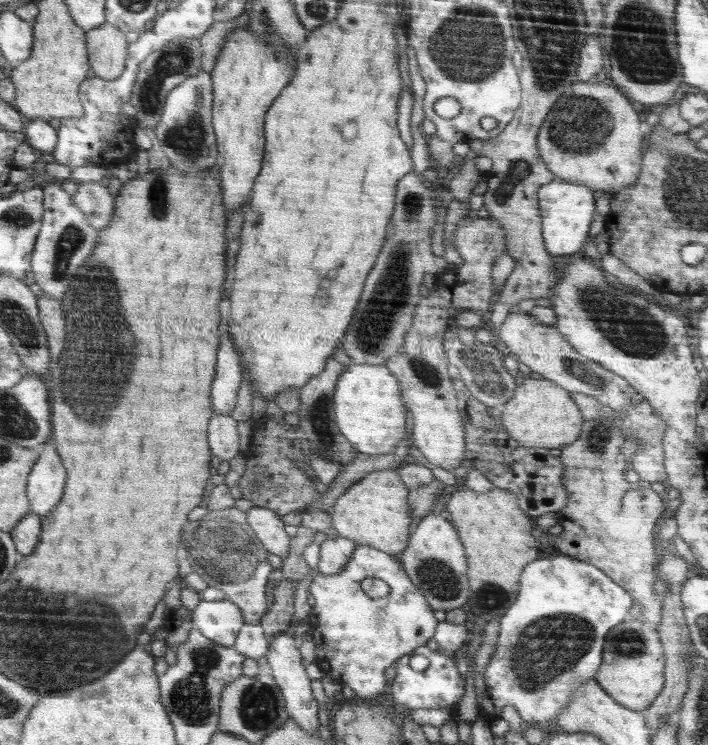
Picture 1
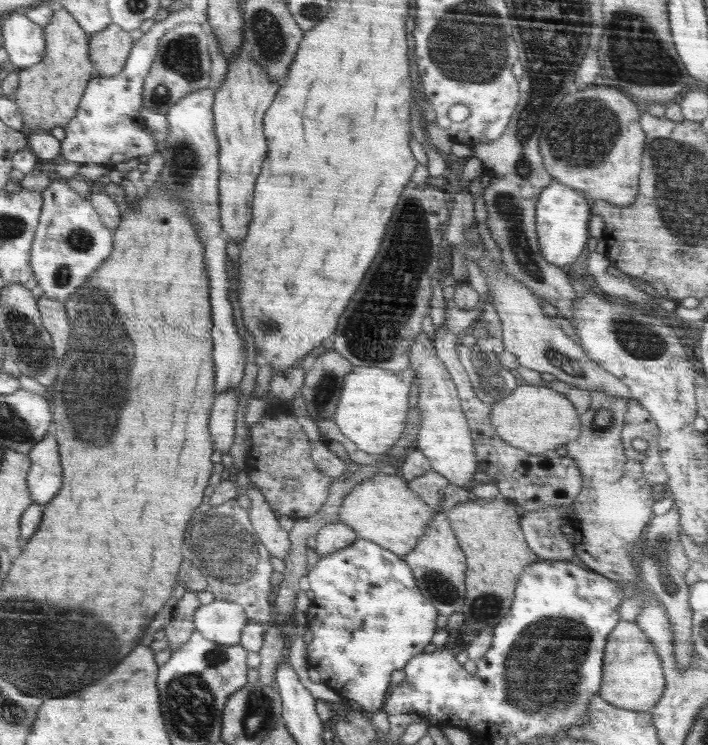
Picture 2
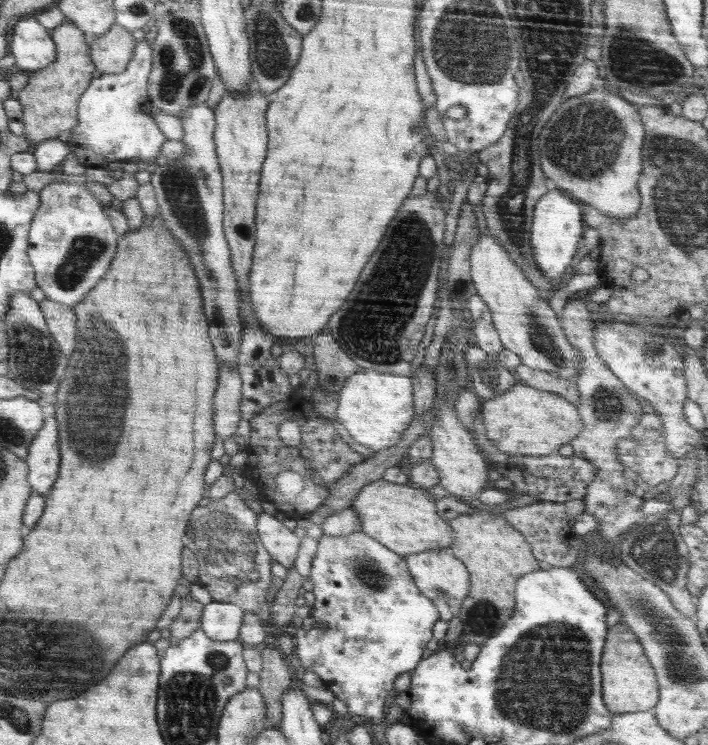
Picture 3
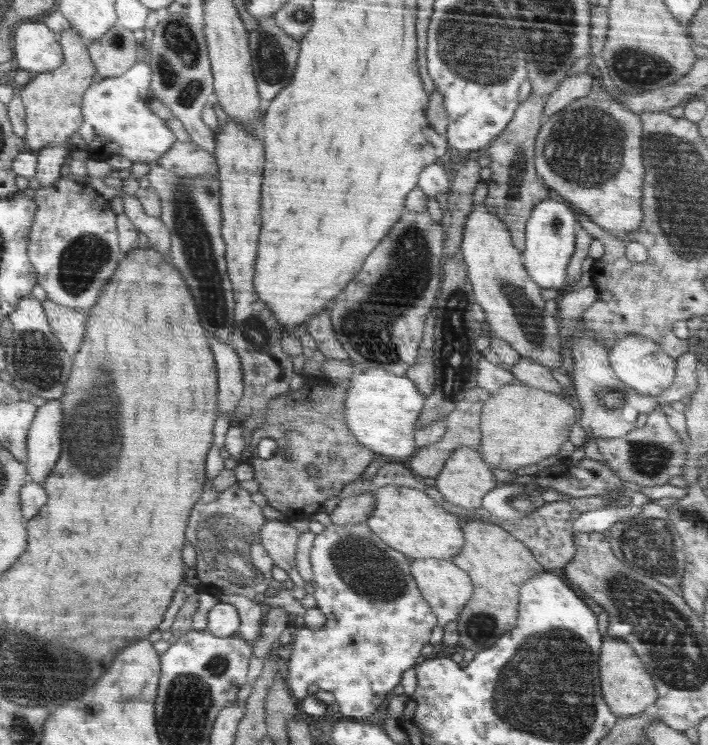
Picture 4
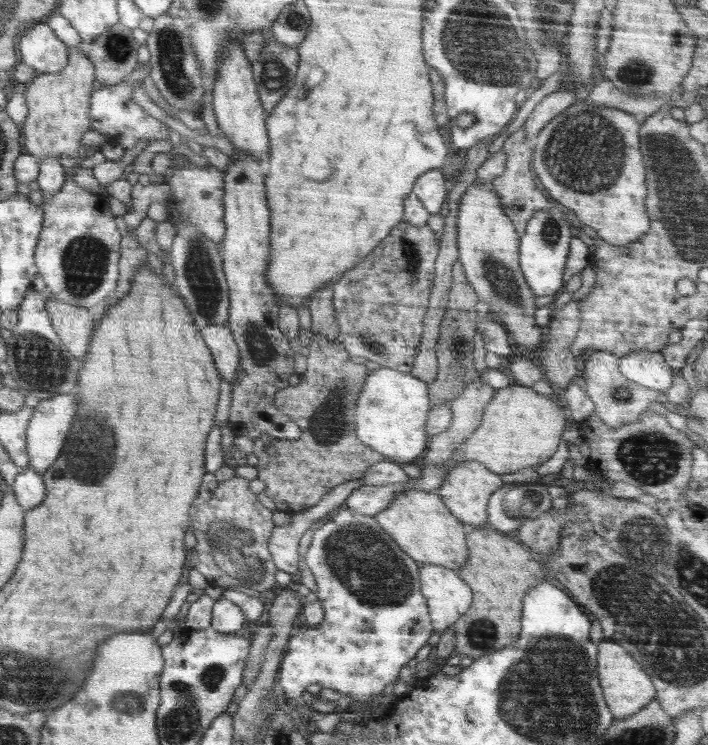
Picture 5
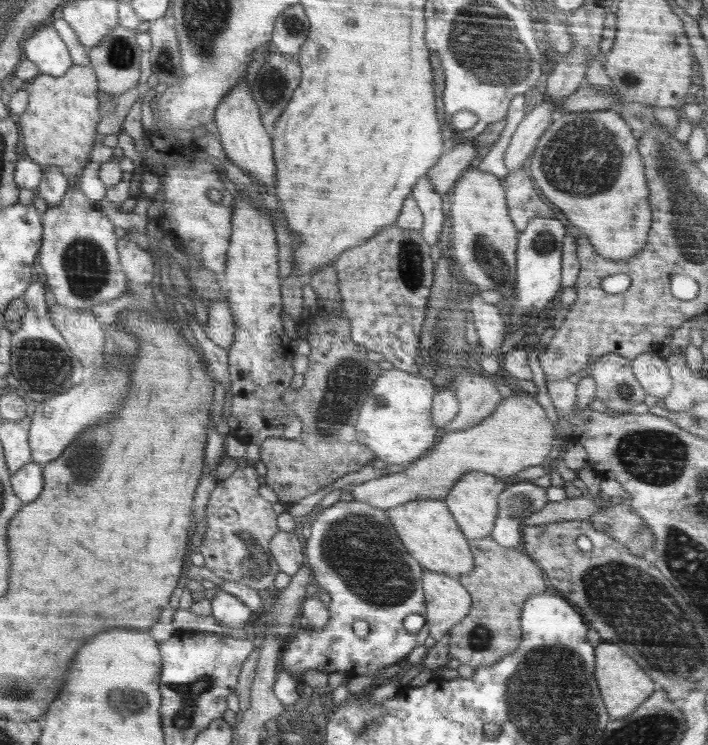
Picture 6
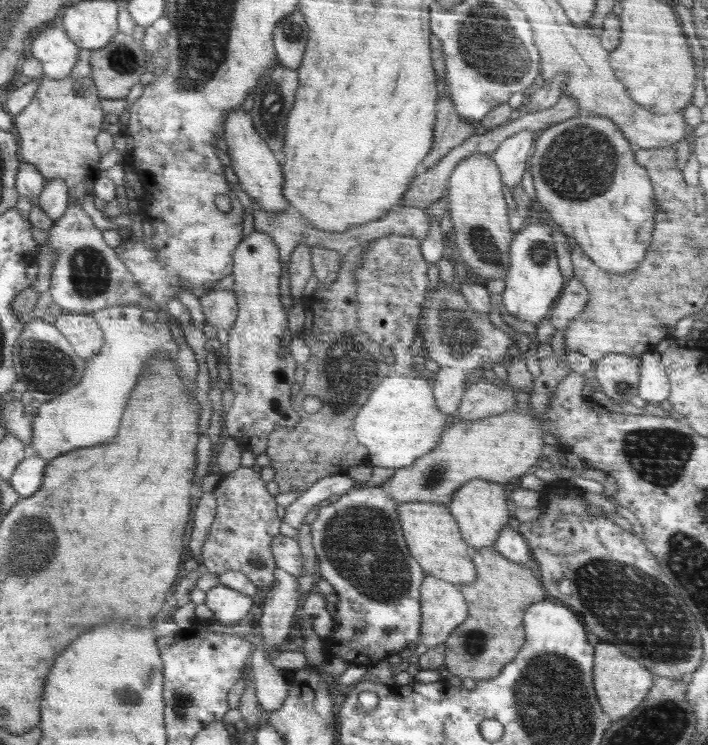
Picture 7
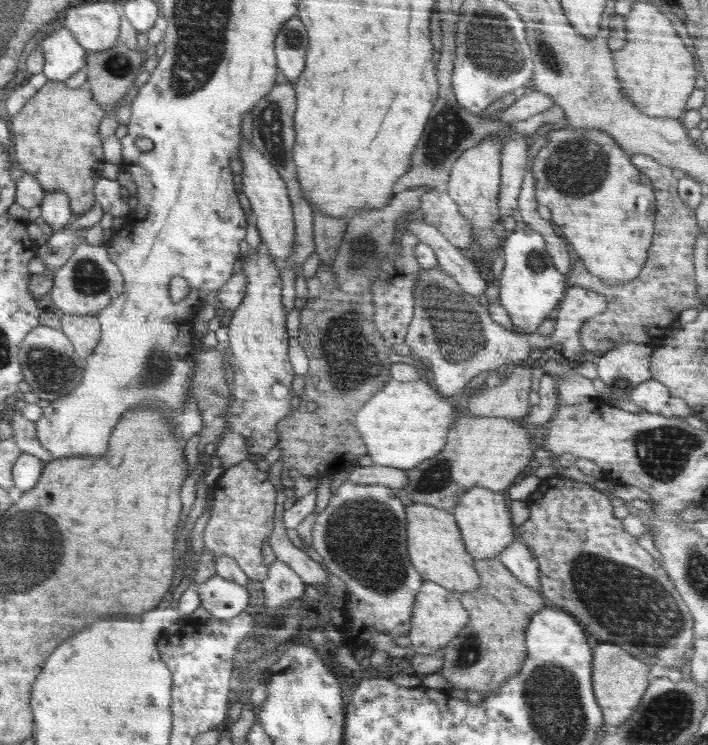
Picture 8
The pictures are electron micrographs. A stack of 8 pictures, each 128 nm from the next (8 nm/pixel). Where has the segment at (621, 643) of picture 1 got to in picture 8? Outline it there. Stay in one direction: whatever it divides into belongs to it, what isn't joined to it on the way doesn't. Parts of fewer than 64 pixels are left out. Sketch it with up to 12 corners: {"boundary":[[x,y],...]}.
{"boundary":[[614,644],[595,648],[596,699],[611,729],[647,695],[648,666]]}

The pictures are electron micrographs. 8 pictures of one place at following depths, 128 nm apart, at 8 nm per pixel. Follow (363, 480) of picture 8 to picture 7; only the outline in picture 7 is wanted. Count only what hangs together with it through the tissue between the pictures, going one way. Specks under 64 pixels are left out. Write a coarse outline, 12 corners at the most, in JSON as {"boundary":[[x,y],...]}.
{"boundary":[[347,474],[323,477],[285,508],[284,522],[300,527],[332,495],[361,485]]}

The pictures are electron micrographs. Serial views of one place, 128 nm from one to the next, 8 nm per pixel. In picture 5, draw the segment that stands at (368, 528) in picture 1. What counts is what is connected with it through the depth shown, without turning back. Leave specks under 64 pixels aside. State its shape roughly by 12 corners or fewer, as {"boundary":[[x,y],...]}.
{"boundary":[[436,492],[373,517],[418,563],[467,564],[469,528]]}

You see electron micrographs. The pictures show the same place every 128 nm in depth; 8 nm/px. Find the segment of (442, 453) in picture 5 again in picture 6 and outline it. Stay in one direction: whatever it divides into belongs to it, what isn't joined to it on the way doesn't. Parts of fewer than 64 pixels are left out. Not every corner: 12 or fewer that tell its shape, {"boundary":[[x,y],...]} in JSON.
{"boundary":[[492,379],[455,383],[459,416],[444,434],[480,424],[504,398]]}

